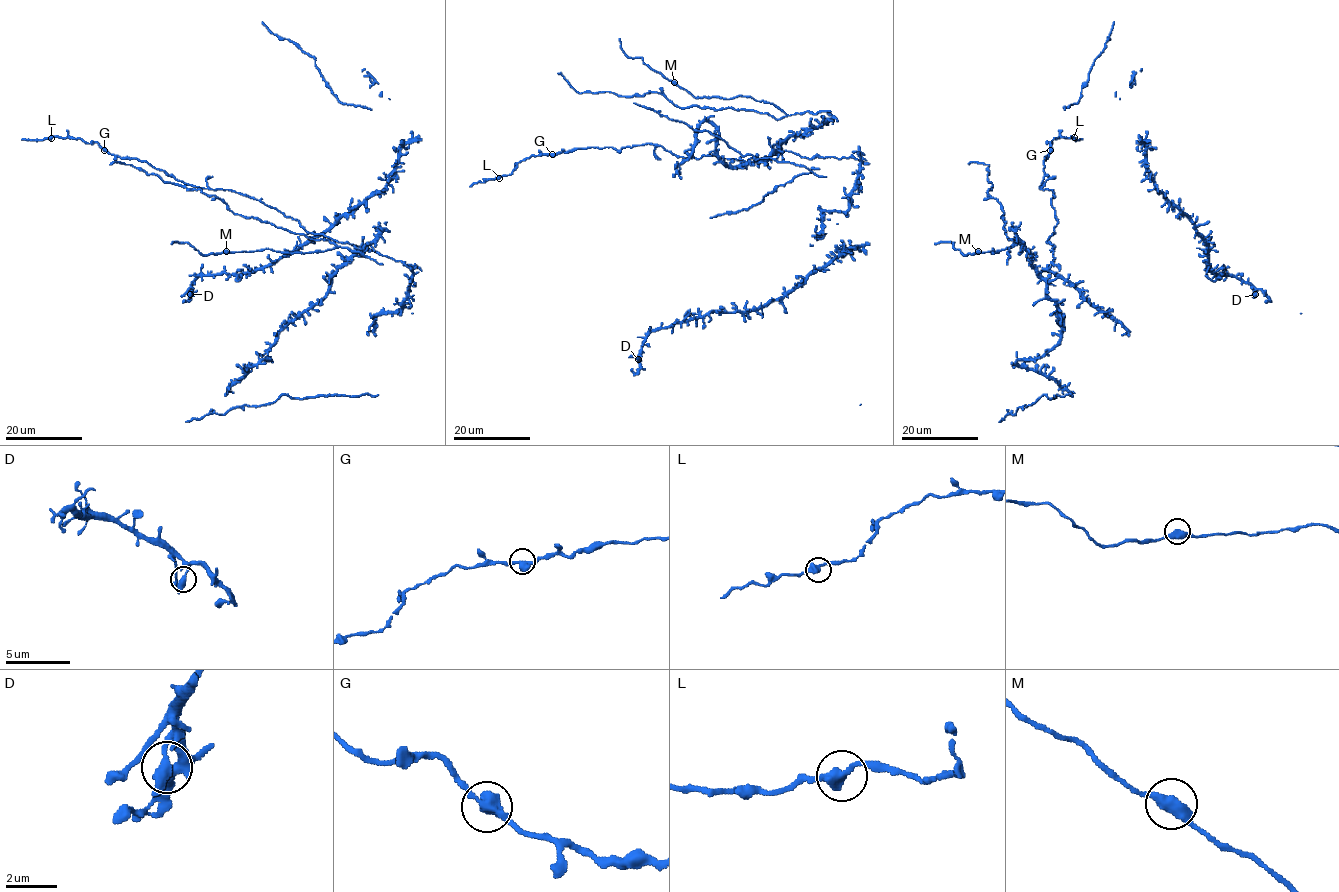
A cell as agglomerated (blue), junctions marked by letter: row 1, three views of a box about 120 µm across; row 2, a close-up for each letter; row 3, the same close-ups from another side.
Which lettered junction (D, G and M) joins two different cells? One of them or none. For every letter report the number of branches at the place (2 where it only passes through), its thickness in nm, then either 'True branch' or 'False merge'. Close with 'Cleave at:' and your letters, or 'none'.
D: Branches: 2. Thickness 360 nm. True branch
G: Branches: 2. Thickness 440 nm. True branch
M: Branches: 2. Thickness 440 nm. True branch
Cleave at: none

